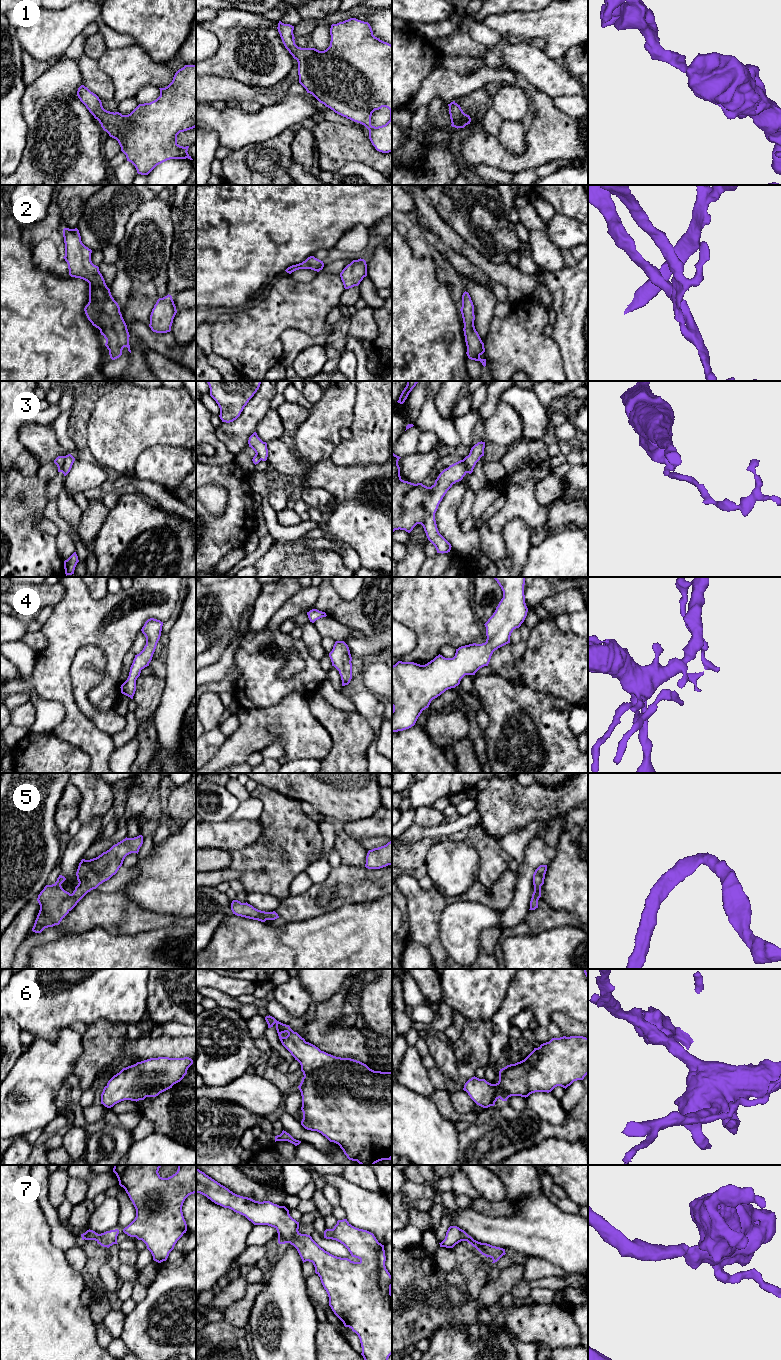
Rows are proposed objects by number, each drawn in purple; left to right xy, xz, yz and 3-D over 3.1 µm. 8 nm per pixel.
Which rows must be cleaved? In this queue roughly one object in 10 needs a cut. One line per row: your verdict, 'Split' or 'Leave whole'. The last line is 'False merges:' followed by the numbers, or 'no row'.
1: Leave whole
2: Leave whole
3: Split
4: Leave whole
5: Leave whole
6: Leave whole
7: Leave whole
False merges: 3

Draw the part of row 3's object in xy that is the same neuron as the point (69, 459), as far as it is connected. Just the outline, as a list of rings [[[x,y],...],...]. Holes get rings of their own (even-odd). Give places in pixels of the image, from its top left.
[[[68,454],[65,456],[65,462],[63,465],[64,476],[66,476],[70,472],[74,461],[75,461],[75,458],[71,454]]]

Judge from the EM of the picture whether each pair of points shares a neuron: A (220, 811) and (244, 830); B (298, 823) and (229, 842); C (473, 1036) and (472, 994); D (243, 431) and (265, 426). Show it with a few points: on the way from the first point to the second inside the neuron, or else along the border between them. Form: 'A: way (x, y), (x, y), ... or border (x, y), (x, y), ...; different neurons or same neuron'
A: border (228, 818), (222, 821), (206, 822); different neurons
B: border (258, 819), (262, 826), (264, 840); different neurons
C: border (467, 1019), (490, 1020); different neurons
D: border (270, 409), (259, 422), (255, 431); different neurons

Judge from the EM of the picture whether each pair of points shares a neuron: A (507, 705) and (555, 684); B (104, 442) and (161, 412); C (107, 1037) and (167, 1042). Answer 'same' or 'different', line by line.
A: different
B: same
C: same

